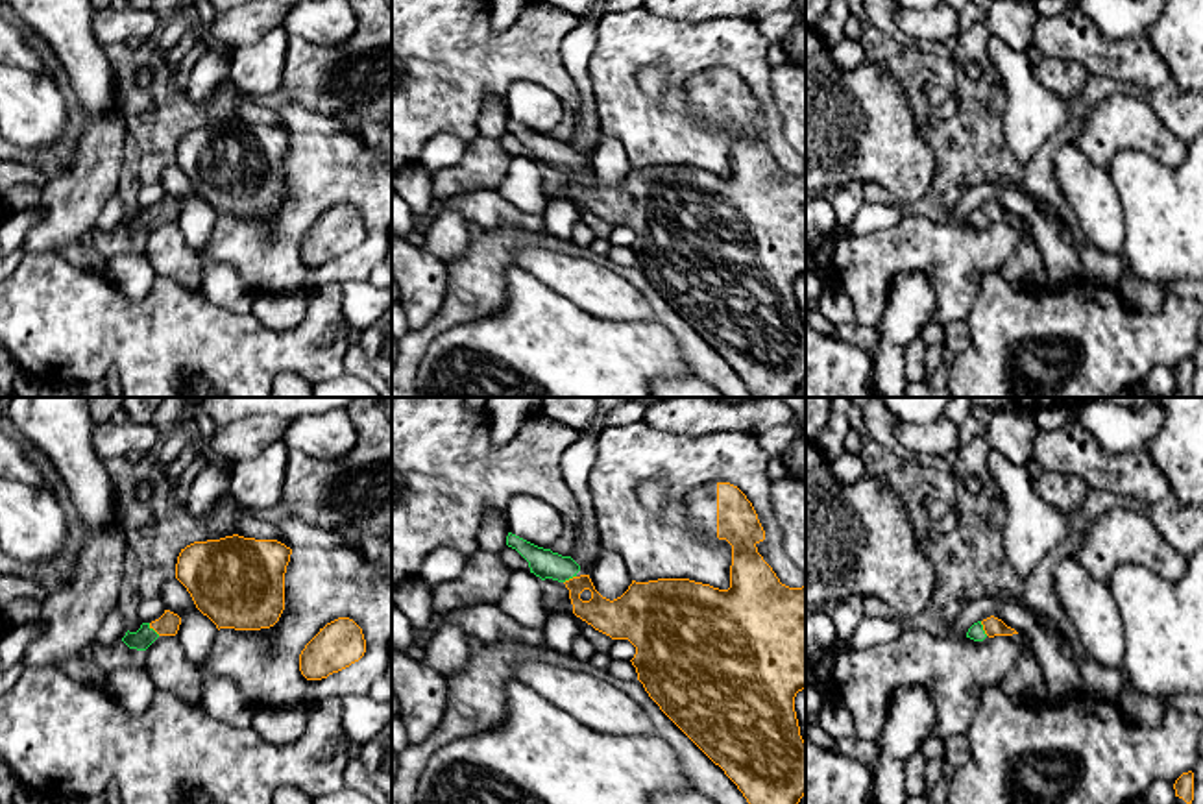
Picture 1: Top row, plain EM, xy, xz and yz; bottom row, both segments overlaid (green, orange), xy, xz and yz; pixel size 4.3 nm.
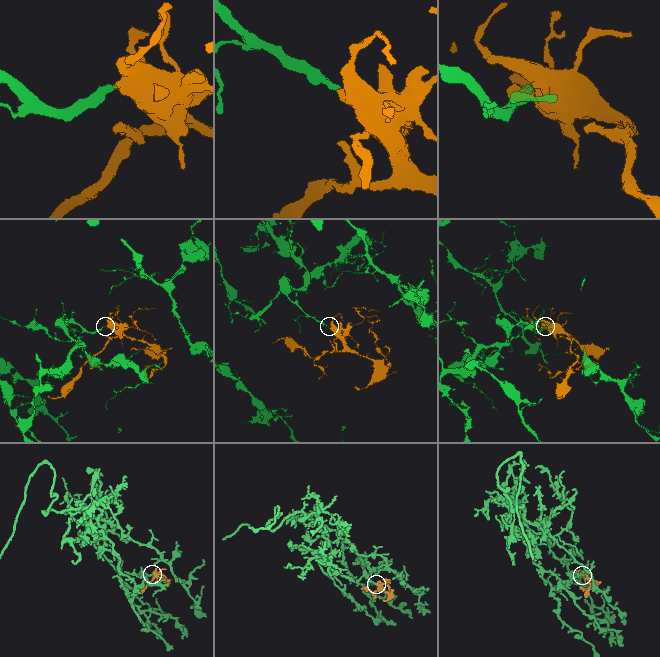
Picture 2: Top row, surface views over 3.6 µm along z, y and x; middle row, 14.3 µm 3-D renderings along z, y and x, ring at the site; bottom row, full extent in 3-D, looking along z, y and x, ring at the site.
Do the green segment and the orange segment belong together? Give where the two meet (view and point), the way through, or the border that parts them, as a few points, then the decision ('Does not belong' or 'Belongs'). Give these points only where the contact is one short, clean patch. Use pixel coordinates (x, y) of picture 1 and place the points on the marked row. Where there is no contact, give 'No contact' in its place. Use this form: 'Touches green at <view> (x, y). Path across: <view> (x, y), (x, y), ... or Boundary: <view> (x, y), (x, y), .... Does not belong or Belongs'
Touches green at xy (152, 629). Path across: xy (145, 636), (152, 629), (169, 623). Belongs

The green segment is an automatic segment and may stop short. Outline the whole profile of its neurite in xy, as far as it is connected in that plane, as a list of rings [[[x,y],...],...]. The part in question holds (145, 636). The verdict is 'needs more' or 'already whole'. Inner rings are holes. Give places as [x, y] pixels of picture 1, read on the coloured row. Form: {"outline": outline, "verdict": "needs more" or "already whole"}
{"outline": [[[164,610],[164,614],[152,621],[142,623],[137,632],[126,632],[122,641],[129,649],[146,651],[159,636],[176,636],[181,625],[181,617],[170,610]]], "verdict": "needs more"}

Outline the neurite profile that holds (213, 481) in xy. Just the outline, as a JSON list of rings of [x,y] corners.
[[[213,462],[203,466],[188,493],[190,514],[203,521],[225,493],[229,493],[229,468]]]

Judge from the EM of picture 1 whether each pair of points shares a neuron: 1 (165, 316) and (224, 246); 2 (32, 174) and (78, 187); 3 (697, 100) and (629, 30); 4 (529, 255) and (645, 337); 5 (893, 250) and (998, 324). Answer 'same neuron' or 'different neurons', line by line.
1: different neurons
2: different neurons
3: different neurons
4: different neurons
5: different neurons

